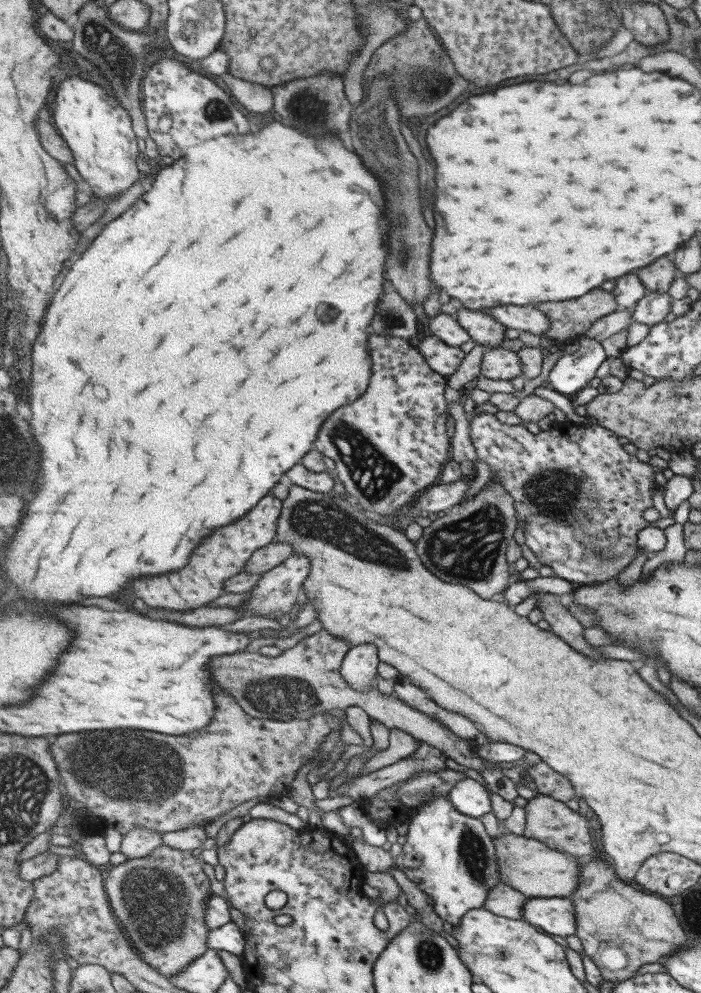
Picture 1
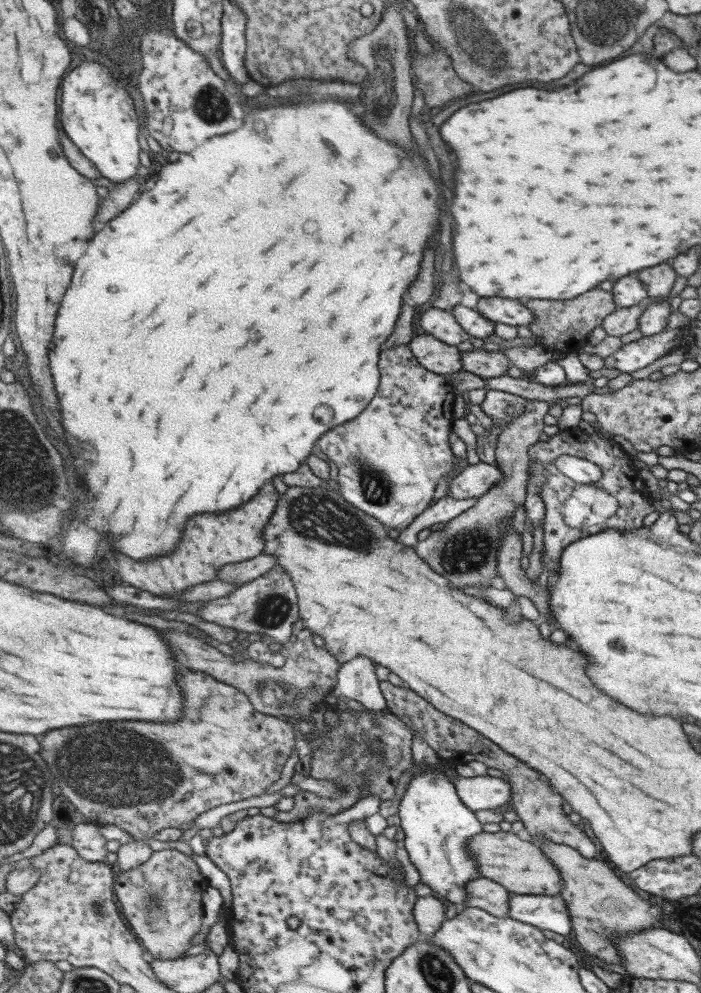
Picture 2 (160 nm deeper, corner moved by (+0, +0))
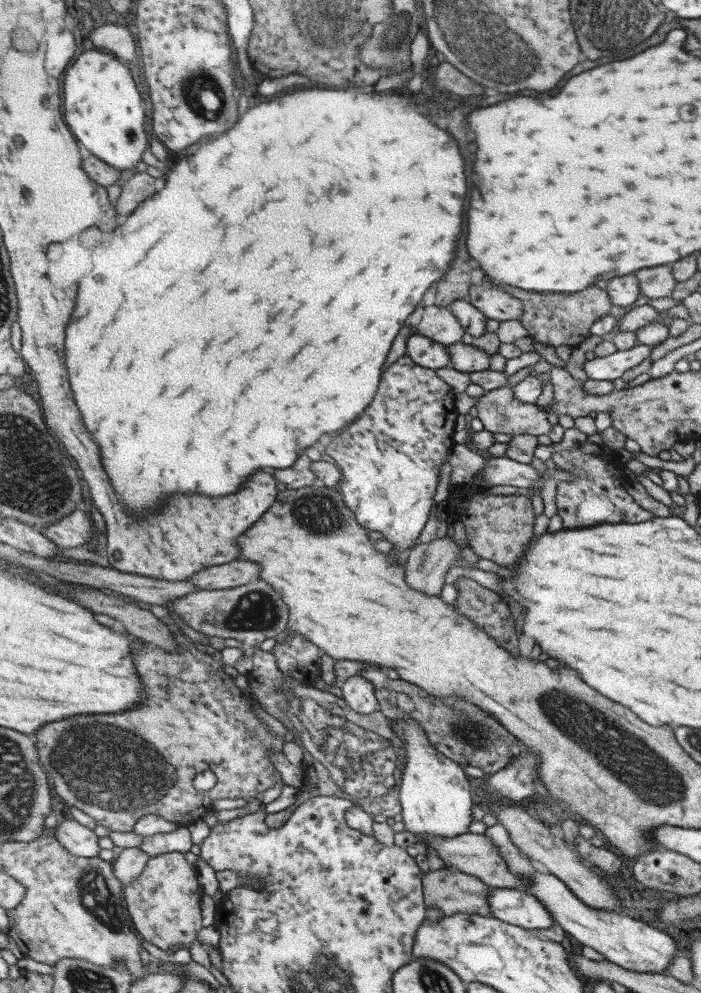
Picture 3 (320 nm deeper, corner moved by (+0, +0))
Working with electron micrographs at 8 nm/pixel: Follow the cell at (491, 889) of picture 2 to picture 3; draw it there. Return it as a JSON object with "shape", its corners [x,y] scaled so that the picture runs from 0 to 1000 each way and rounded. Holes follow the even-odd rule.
{"shape":[[[648,874],[611,877],[602,884],[611,914],[628,914],[636,922],[652,919],[700,923],[696,907],[699,893],[679,882]]]}

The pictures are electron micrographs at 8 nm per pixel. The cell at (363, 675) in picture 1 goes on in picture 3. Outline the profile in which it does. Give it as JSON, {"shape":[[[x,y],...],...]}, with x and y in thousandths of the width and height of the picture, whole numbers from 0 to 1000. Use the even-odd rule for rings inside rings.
{"shape":[[[508,678],[485,689],[488,701],[495,709],[515,719],[529,720],[542,714],[535,692],[528,685],[524,685],[516,678]]]}

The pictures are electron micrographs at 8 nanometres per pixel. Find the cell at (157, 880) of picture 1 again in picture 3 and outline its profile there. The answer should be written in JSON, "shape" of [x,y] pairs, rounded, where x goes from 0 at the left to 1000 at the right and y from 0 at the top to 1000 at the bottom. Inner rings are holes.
{"shape":[[[260,858],[215,863],[204,880],[177,893],[183,917],[194,938],[207,948],[243,959],[278,949],[290,931],[288,906],[294,898],[282,885],[281,873]]]}

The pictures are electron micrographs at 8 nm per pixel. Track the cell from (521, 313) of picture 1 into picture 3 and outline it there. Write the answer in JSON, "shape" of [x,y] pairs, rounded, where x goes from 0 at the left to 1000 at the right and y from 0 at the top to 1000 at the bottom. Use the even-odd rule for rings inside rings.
{"shape":[[[689,282],[686,286],[675,286],[668,301],[703,322],[718,324],[743,320],[745,303],[739,299],[729,298],[723,291],[700,286],[698,282]]]}

